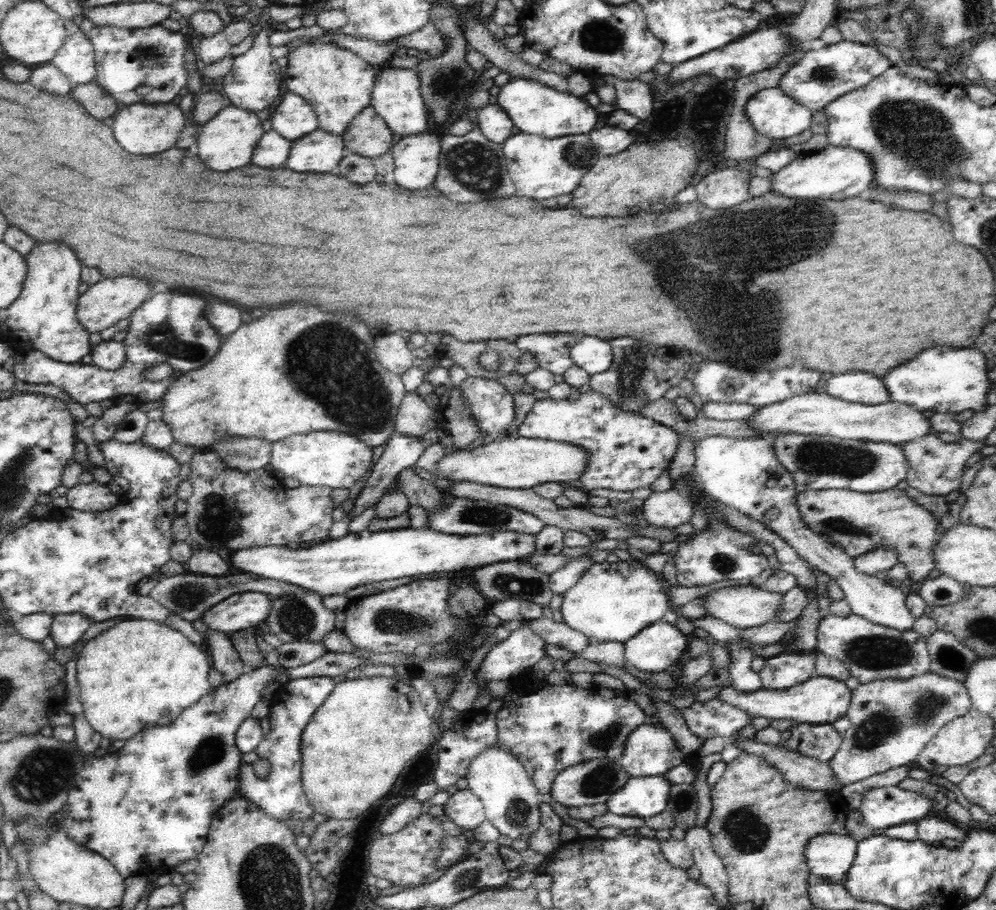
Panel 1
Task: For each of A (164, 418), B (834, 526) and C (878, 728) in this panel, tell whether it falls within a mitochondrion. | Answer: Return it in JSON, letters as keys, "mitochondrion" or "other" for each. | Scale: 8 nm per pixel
{"A":"other","B":"mitochondrion","C":"mitochondrion"}

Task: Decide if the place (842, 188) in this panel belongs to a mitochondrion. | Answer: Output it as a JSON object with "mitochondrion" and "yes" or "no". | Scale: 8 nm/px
{"mitochondrion":"no"}

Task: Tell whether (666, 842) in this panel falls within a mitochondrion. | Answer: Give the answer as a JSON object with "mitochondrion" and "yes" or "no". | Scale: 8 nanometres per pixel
{"mitochondrion":"no"}

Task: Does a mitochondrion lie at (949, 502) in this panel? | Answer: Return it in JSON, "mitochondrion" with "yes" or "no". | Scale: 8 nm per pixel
{"mitochondrion":"no"}

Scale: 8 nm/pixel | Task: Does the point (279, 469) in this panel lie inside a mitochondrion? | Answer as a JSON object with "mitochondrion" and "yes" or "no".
{"mitochondrion":"no"}

